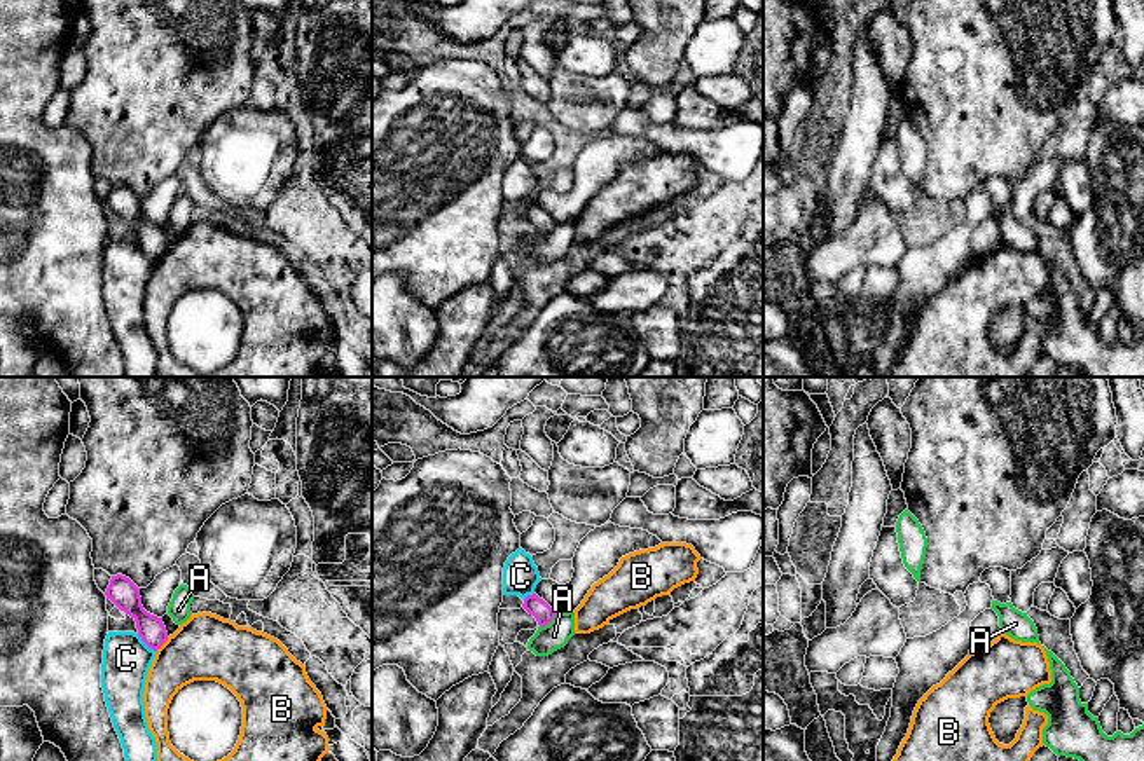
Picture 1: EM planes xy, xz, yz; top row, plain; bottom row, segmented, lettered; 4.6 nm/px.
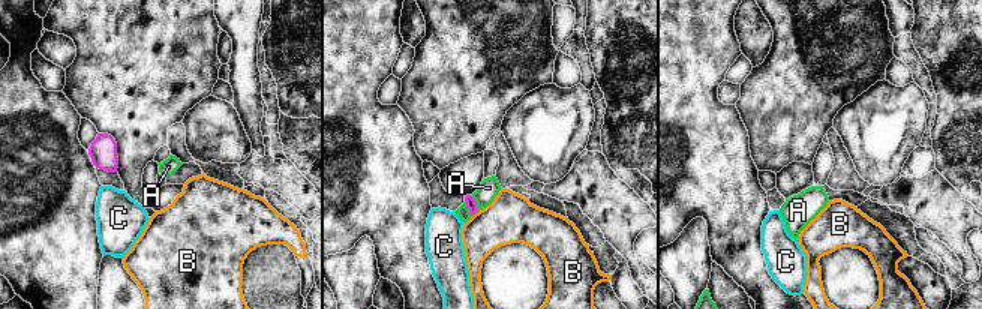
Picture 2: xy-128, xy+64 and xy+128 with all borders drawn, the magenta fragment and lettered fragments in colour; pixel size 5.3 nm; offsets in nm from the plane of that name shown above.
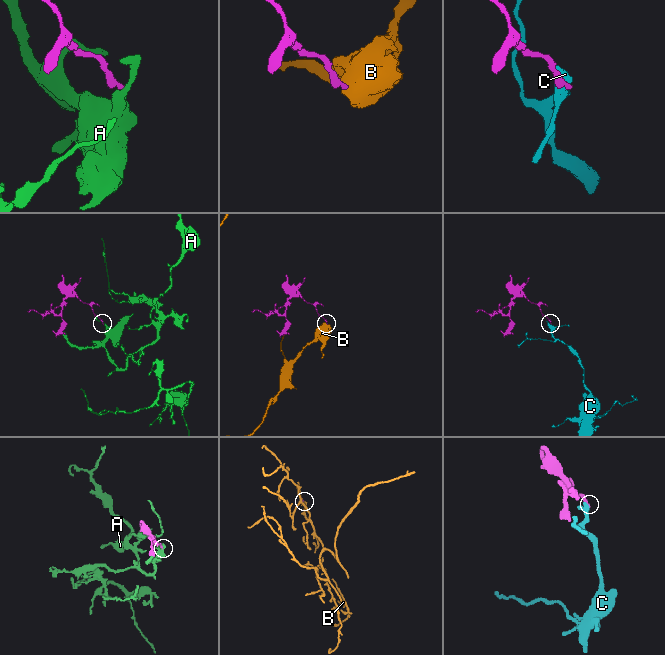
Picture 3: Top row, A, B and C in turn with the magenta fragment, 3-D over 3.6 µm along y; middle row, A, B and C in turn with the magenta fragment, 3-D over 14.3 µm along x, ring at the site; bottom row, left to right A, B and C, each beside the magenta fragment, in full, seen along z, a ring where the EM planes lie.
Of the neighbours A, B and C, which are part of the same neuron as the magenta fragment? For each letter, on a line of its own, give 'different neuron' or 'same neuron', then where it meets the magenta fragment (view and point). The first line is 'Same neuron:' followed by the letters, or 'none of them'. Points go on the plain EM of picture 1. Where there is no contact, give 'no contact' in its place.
Same neuron: none of them
A: different neuron | xz (549, 231)
B: different neuron | xy (161, 253)
C: different neuron | xy (147, 253)

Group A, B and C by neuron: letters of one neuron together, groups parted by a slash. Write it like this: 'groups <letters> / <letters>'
groups A / B / C

